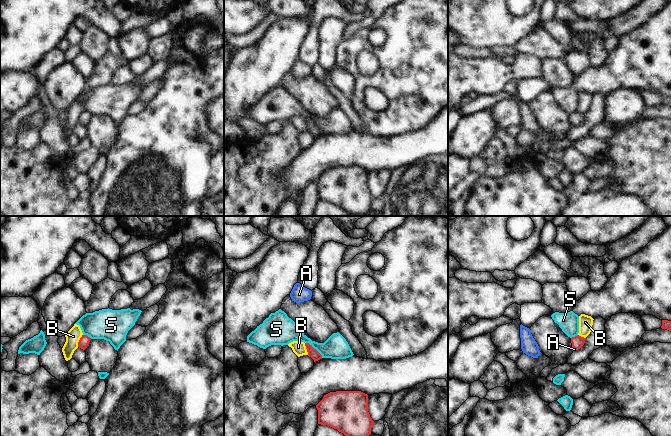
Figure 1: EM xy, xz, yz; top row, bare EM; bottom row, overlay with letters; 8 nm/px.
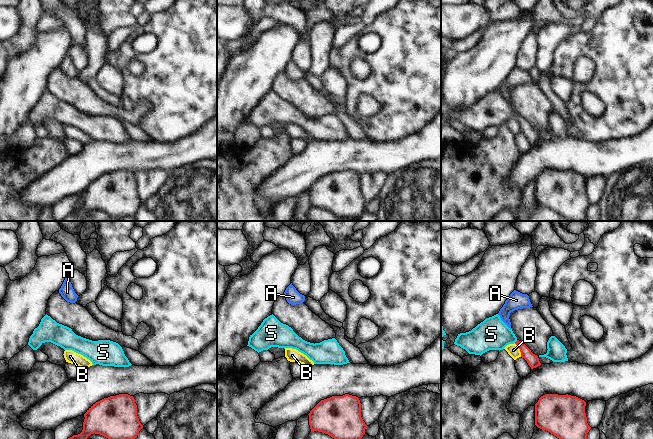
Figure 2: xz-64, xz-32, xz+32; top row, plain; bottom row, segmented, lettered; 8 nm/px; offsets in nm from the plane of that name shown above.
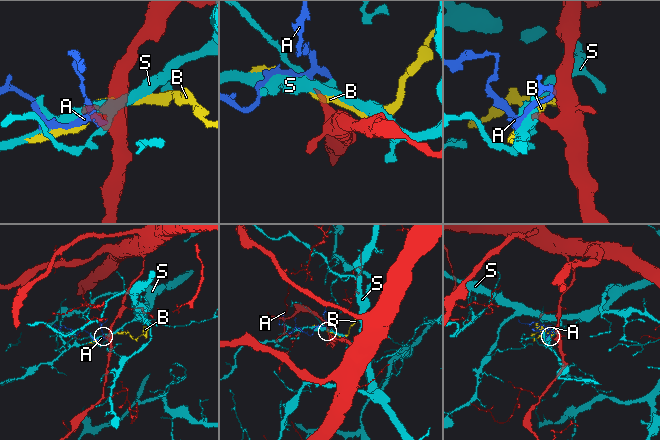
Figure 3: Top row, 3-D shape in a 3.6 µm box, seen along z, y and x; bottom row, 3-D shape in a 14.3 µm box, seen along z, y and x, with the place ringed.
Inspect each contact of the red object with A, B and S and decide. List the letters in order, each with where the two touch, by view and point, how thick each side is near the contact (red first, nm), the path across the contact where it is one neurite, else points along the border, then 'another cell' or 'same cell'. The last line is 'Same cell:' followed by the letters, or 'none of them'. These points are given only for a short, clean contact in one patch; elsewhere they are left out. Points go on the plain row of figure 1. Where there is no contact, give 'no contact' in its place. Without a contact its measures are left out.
A: contact yz (576, 124); calibres 100 and 20 nm; way yz (577, 118), (576, 124), (574, 125); same cell
B: contact xy (79, 116); calibres 80 and 120 nm; border xy (82, 110), (77, 122); another cell
S: contact xz (313, 124); calibres 80 and 190 nm; another cell
Same cell: A

